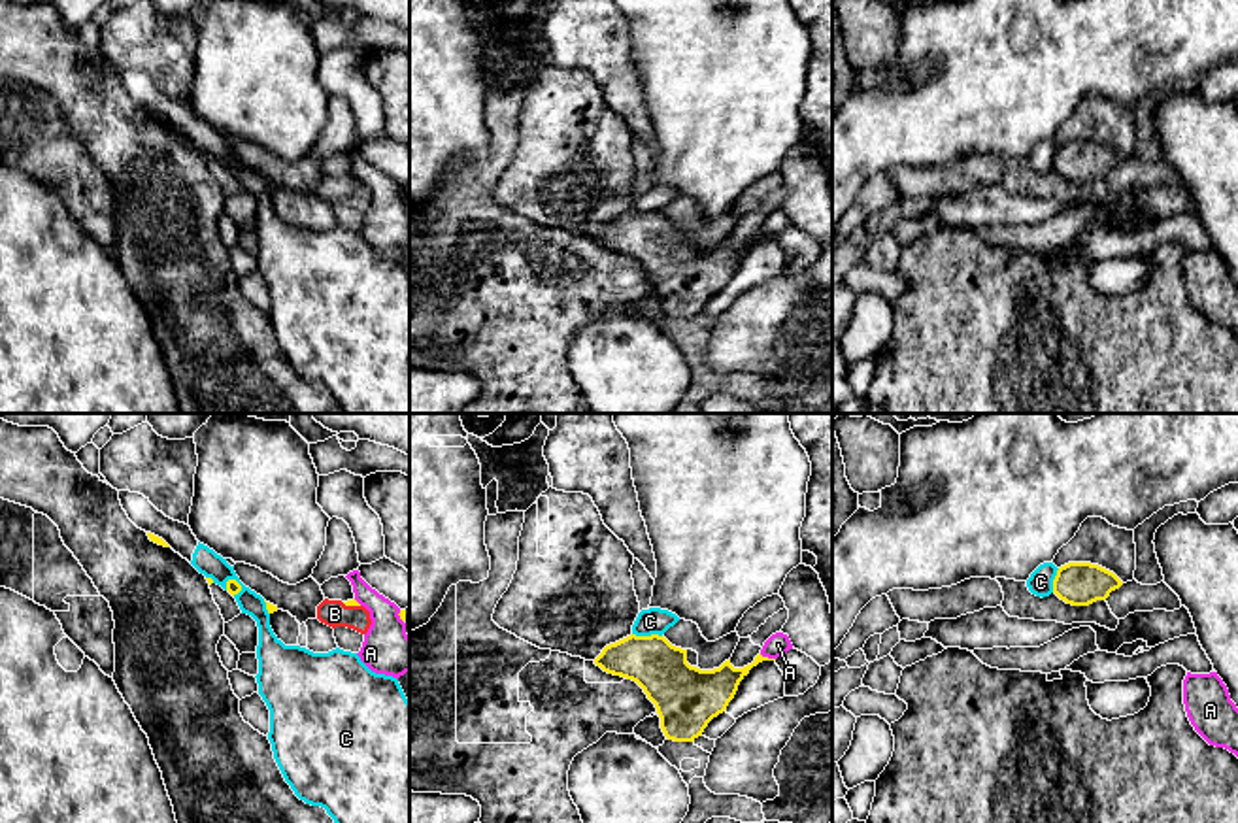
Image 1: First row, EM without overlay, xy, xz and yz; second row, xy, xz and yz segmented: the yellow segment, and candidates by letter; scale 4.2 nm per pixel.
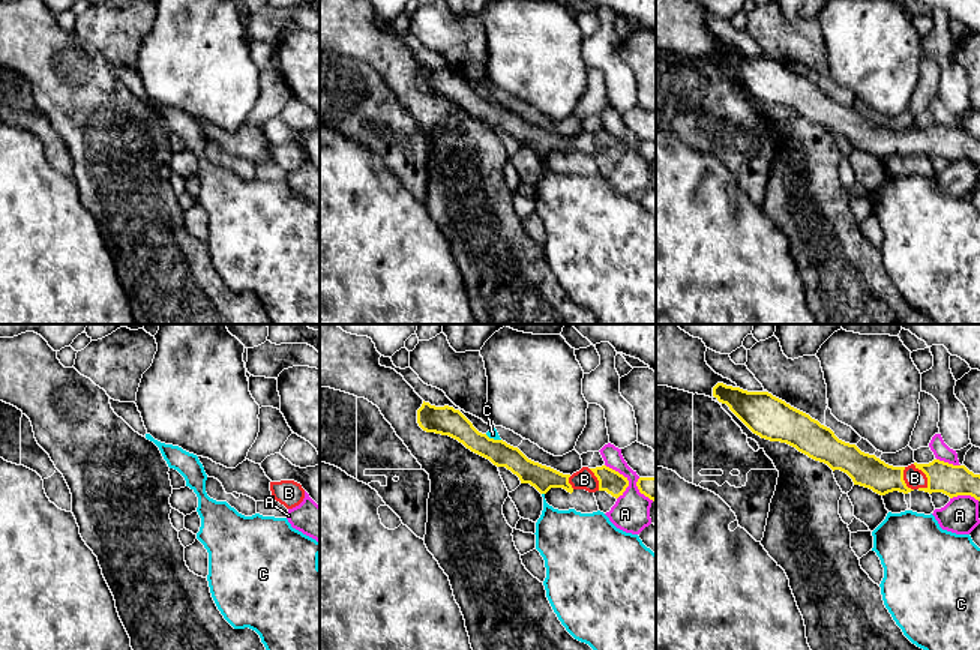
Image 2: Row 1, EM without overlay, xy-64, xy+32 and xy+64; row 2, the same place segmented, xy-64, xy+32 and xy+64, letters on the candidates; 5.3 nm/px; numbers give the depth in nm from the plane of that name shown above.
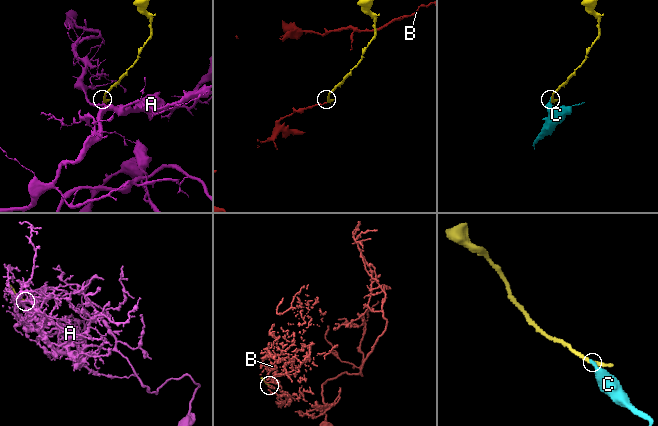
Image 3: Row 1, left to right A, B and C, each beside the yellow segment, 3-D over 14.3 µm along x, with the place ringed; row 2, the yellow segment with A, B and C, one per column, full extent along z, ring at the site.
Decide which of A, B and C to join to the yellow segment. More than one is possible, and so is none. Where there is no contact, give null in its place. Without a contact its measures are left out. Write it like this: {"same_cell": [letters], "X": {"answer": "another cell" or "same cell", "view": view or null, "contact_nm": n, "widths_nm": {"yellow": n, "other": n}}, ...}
{"same_cell": ["B"], "A": {"answer": "another cell", "view": "xz", "contact_nm": 80, "widths_nm": {"yellow": 160, "other": 90}}, "B": {"answer": "same cell", "view": "xy", "contact_nm": 80, "widths_nm": {"yellow": 30, "other": 110}}, "C": {"answer": "another cell", "view": "xz", "contact_nm": 130, "widths_nm": {"yellow": 240, "other": 110}}}

